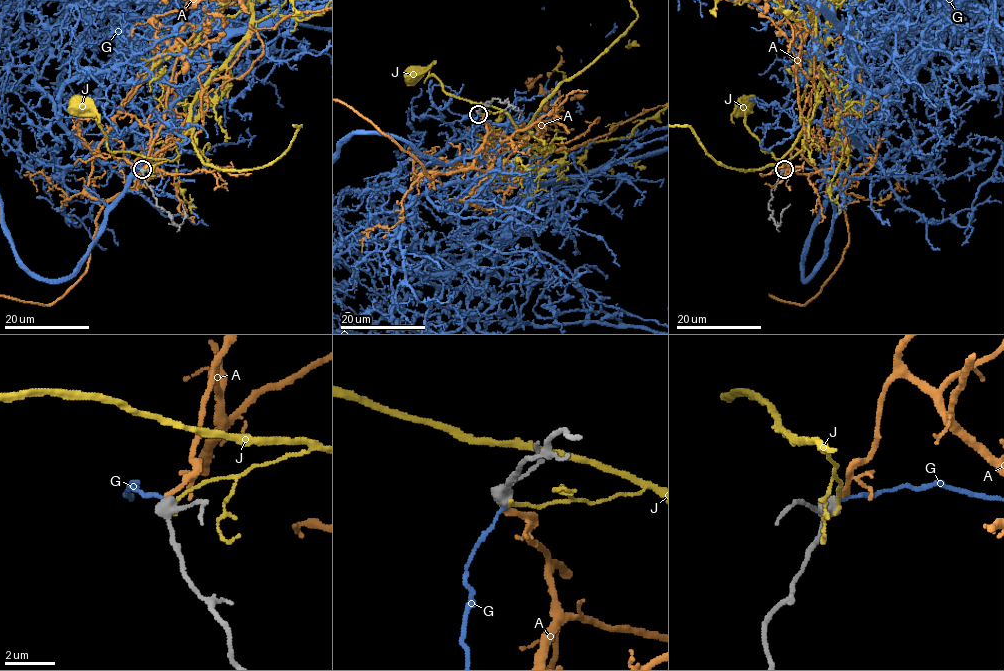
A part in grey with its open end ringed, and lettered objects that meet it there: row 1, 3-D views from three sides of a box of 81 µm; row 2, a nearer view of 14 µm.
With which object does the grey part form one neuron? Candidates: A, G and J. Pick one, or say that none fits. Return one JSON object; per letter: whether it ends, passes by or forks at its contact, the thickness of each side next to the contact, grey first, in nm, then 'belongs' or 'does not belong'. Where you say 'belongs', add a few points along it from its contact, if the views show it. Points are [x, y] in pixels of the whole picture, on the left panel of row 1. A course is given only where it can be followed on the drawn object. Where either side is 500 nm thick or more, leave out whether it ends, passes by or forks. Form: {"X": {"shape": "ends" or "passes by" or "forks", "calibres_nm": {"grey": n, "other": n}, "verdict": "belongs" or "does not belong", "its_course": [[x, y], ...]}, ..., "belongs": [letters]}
{"A": {"shape": "ends", "calibres_nm": {"grey": 420, "other": 200}, "verdict": "belongs", "its_course": [[142, 169], [150, 149], [139, 185], [101, 210], [85, 273], [51, 304]]}, "G": {"shape": "ends", "calibres_nm": {"grey": 420, "other": 110}, "verdict": "does not belong"}, "J": {"shape": "ends", "calibres_nm": {"grey": 440, "other": 130}, "verdict": "does not belong"}, "belongs": ["A"]}

